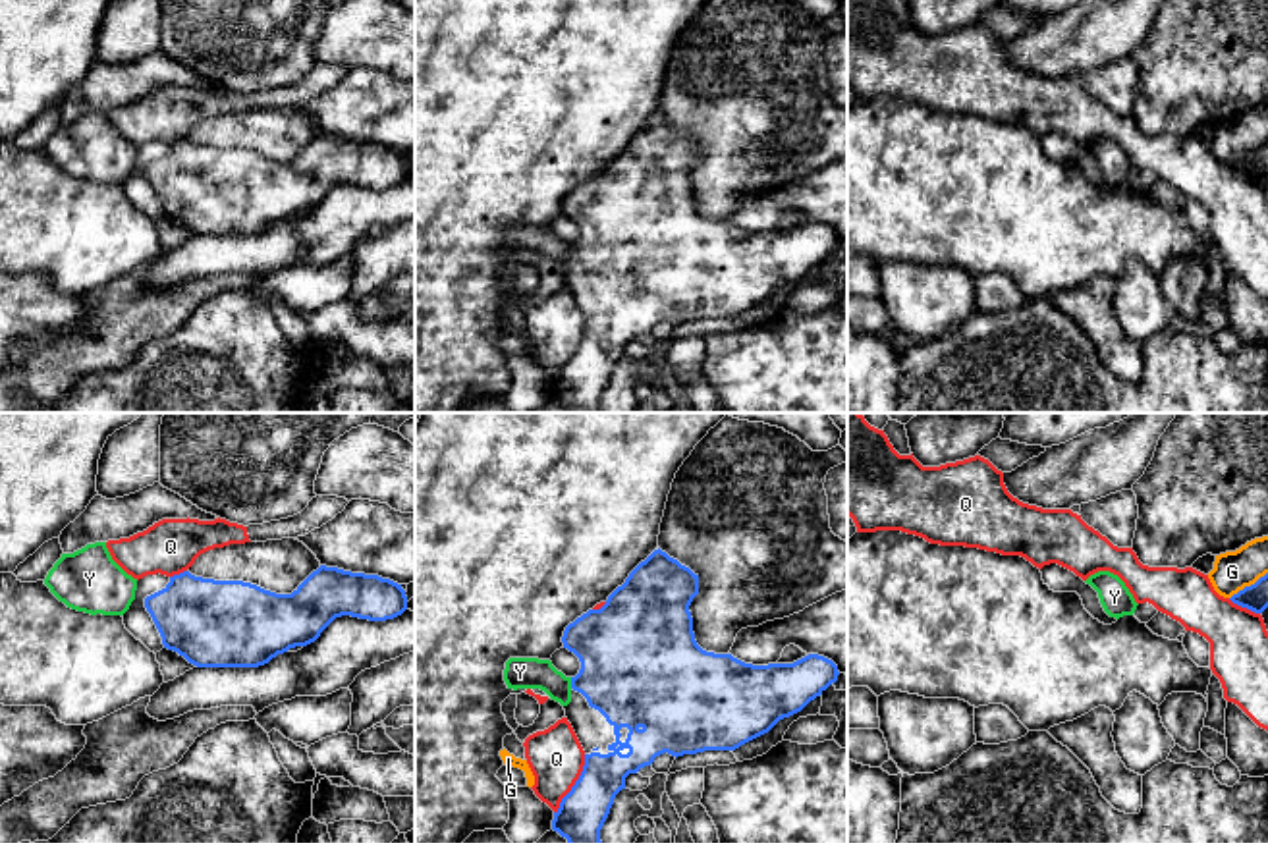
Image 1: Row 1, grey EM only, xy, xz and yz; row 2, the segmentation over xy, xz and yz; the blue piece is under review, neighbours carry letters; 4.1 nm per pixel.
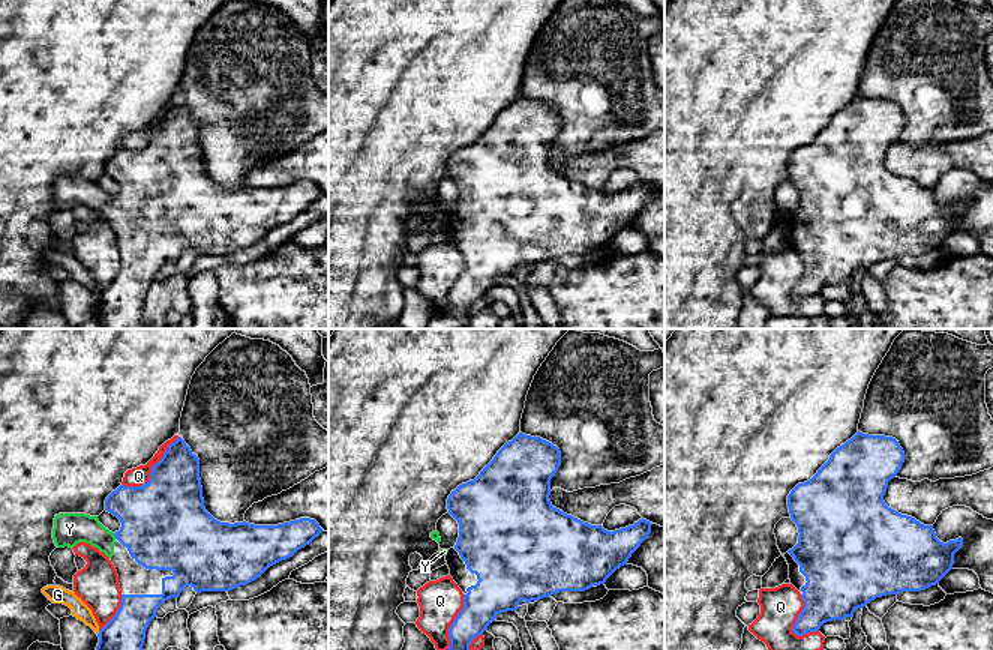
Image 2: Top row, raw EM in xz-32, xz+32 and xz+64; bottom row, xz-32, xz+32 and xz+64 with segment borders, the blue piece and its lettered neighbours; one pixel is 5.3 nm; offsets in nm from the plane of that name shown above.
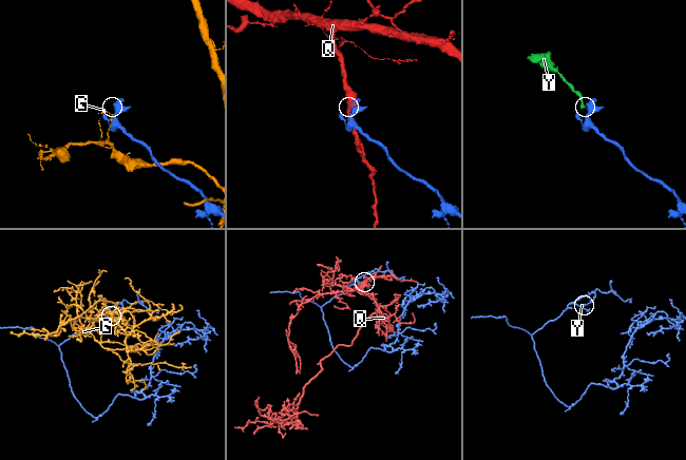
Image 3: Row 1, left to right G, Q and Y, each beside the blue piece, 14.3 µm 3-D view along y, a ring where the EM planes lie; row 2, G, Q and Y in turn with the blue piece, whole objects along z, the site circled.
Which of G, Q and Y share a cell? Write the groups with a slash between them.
G / Q / Y

